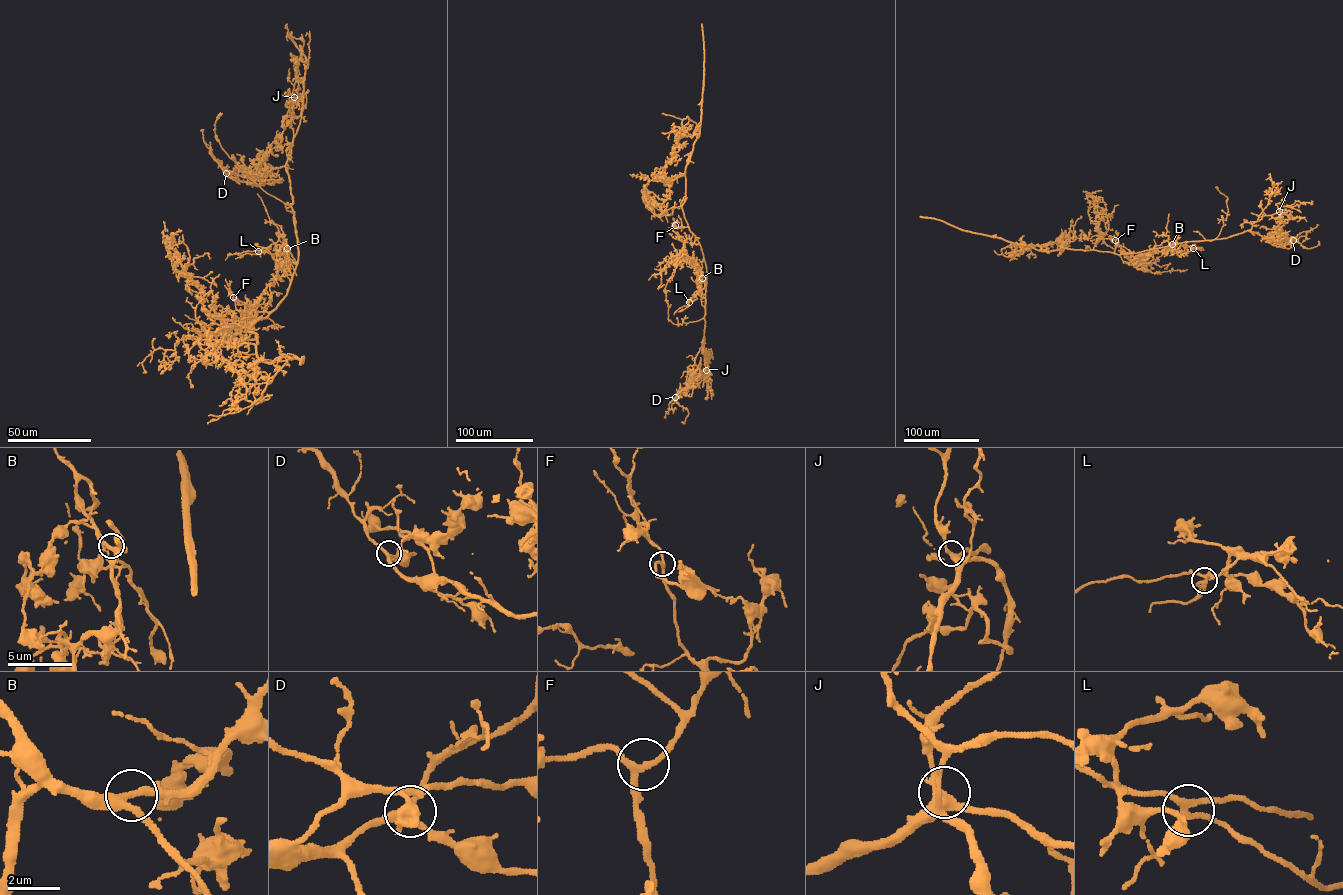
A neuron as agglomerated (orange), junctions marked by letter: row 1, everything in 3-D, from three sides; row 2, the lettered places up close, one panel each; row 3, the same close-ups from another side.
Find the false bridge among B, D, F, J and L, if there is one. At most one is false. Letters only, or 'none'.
none

